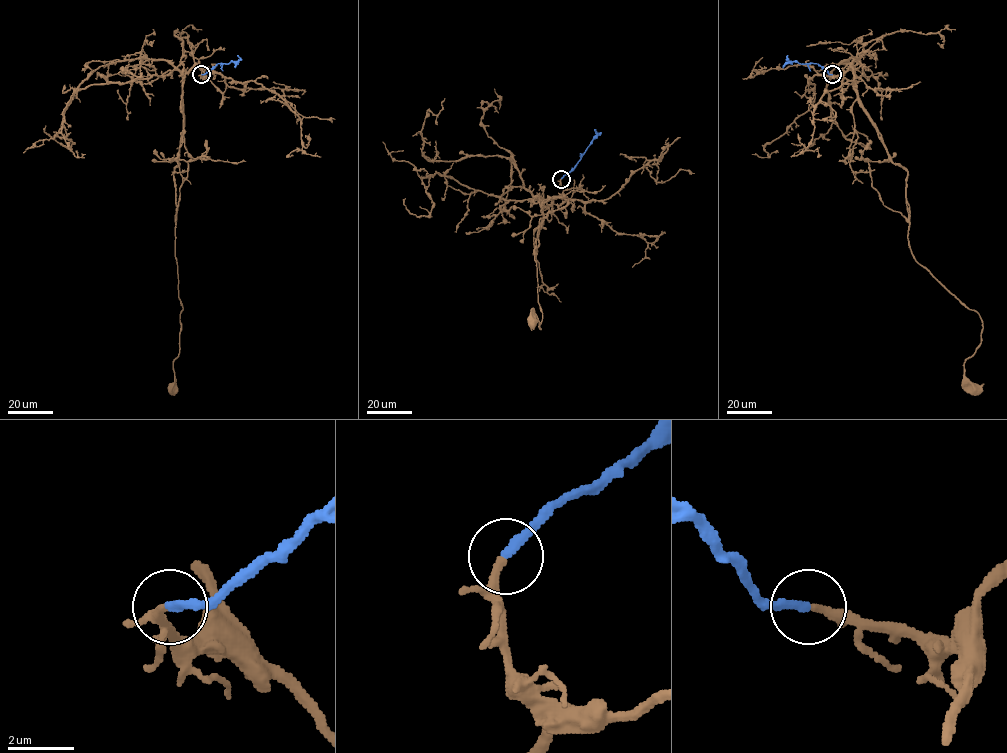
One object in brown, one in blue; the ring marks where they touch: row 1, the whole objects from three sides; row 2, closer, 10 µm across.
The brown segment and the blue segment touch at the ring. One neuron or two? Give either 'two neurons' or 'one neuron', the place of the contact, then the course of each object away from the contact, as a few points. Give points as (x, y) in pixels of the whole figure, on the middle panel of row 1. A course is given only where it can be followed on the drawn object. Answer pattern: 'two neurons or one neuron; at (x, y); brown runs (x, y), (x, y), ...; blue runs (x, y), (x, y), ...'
one neuron; at (561, 179); brown runs (561, 179), (563, 192), (542, 201), (543, 220), (533, 254), (540, 329), (534, 310), (532, 322); blue runs (561, 178), (579, 160), (595, 136), (594, 129)

